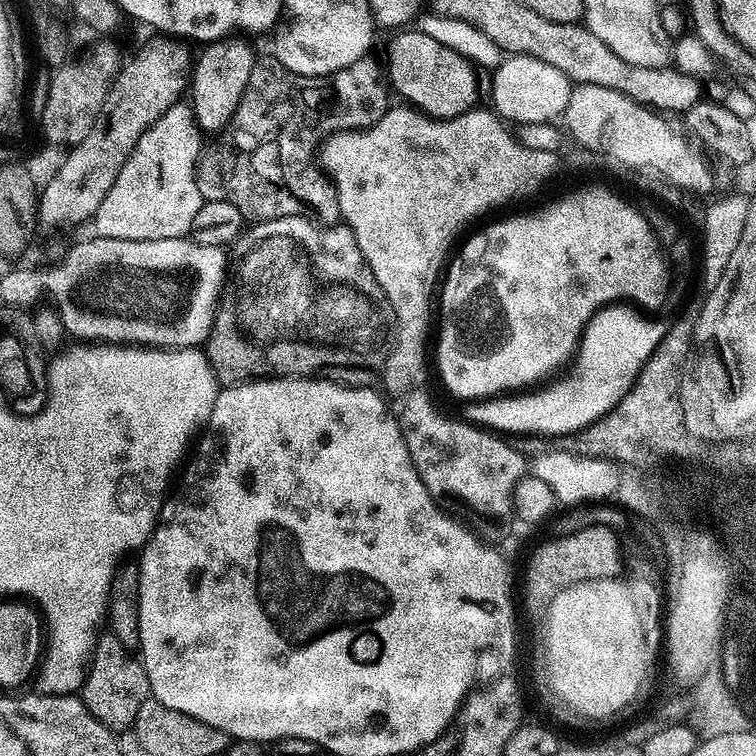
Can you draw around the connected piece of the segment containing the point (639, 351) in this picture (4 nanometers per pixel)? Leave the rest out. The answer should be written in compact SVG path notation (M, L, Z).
M620 302L601 308L585 326L574 359L567 369L568 376L562 377L560 384L552 384L549 388L540 386L523 394L501 394L495 398L473 400L463 405L463 419L496 434L530 432L526 434L540 438L569 436L588 427L632 389L642 366L668 332L667 323L651 320L648 316L651 315Z

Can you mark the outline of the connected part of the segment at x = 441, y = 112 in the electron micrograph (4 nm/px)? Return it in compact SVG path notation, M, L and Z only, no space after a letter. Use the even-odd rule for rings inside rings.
M400 30L395 33L396 36L392 40L392 45L388 48L388 64L386 60L386 79L390 85L391 91L396 92L401 96L401 101L407 102L412 108L419 110L424 115L431 117L433 120L453 120L455 116L461 116L463 112L470 112L473 108L477 107L480 96L480 80L477 69L474 67L472 61L468 60L462 54L458 54L454 50L450 50L446 46L442 46L442 42L437 42L435 38L430 38L430 34L422 34L419 30L412 30L412 32L404 32L408 30Z

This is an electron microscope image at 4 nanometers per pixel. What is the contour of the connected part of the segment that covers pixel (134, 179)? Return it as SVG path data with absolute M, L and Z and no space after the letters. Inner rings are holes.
M178 102L154 126L138 138L138 146L126 158L114 186L106 190L102 206L94 217L95 235L115 240L165 240L184 238L191 233L194 214L202 199L195 184L197 161L202 149L202 133L191 107Z

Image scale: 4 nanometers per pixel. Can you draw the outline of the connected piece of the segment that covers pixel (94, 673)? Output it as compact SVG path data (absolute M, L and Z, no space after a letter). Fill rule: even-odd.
M111 634L101 635L92 650L82 685L82 699L90 714L94 714L94 718L110 731L123 734L135 725L138 710L142 702L149 700L151 690L143 663Z

